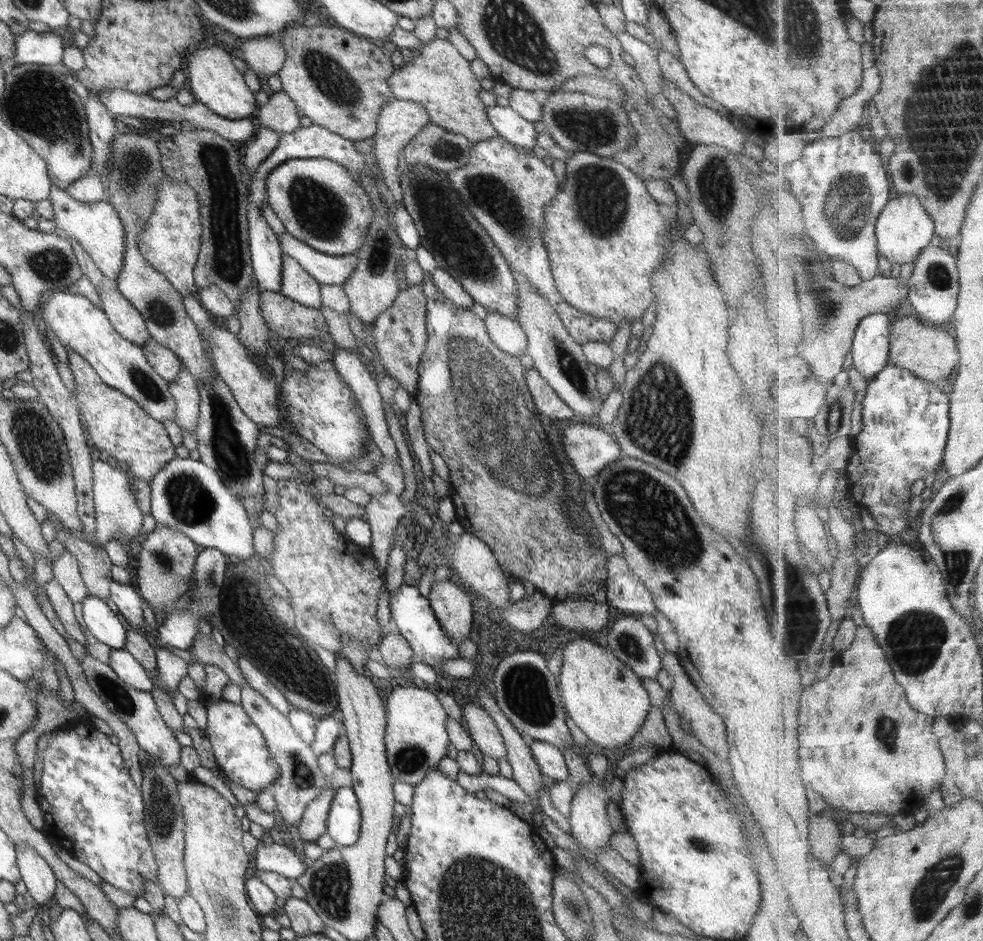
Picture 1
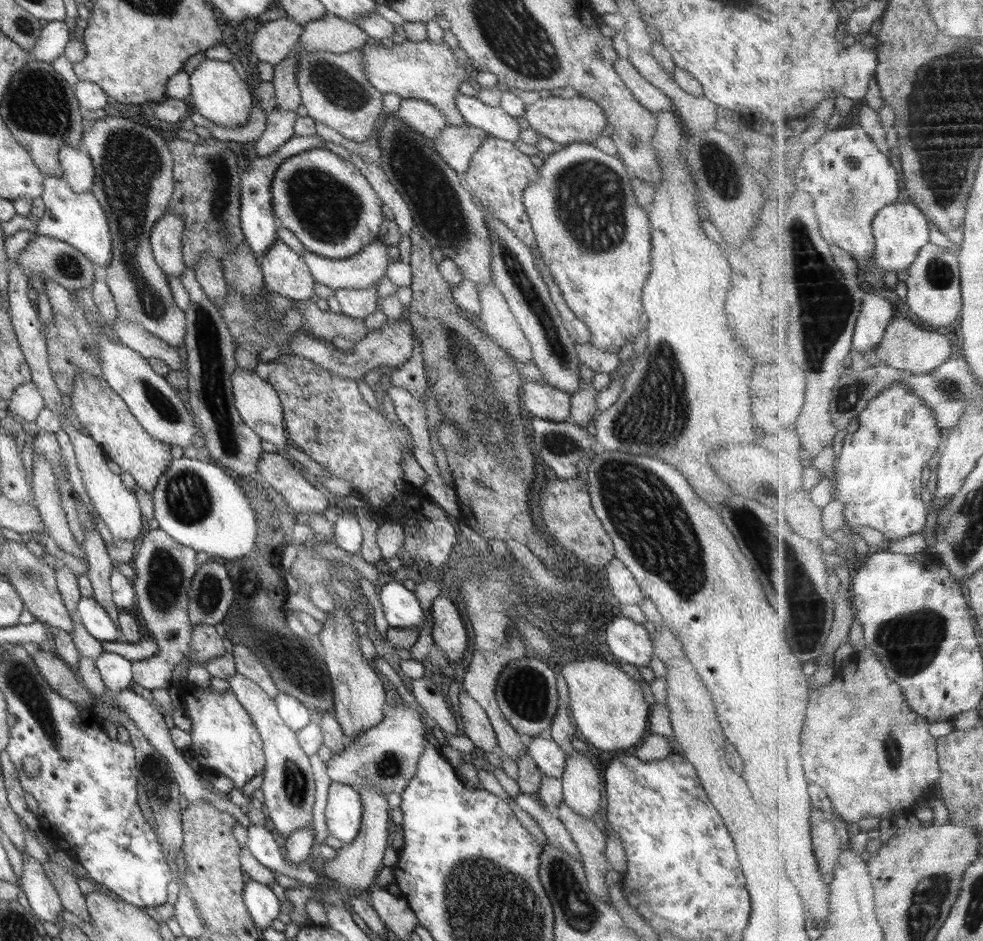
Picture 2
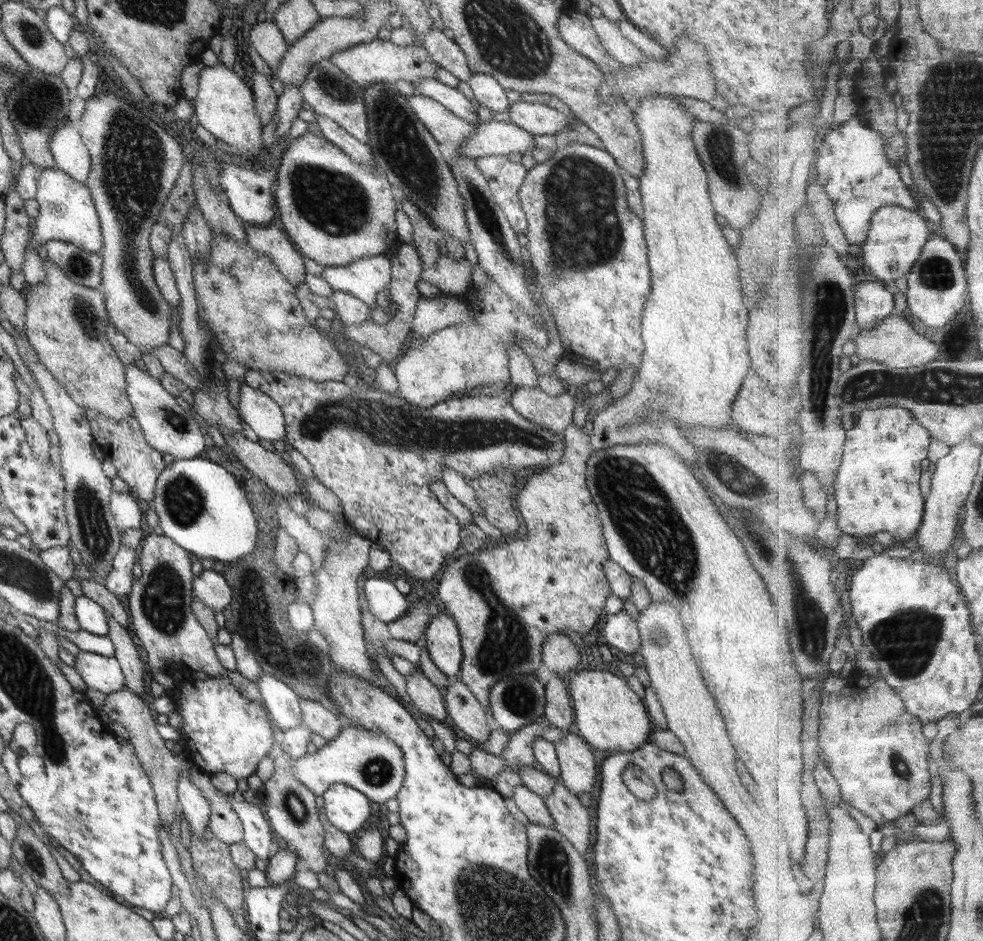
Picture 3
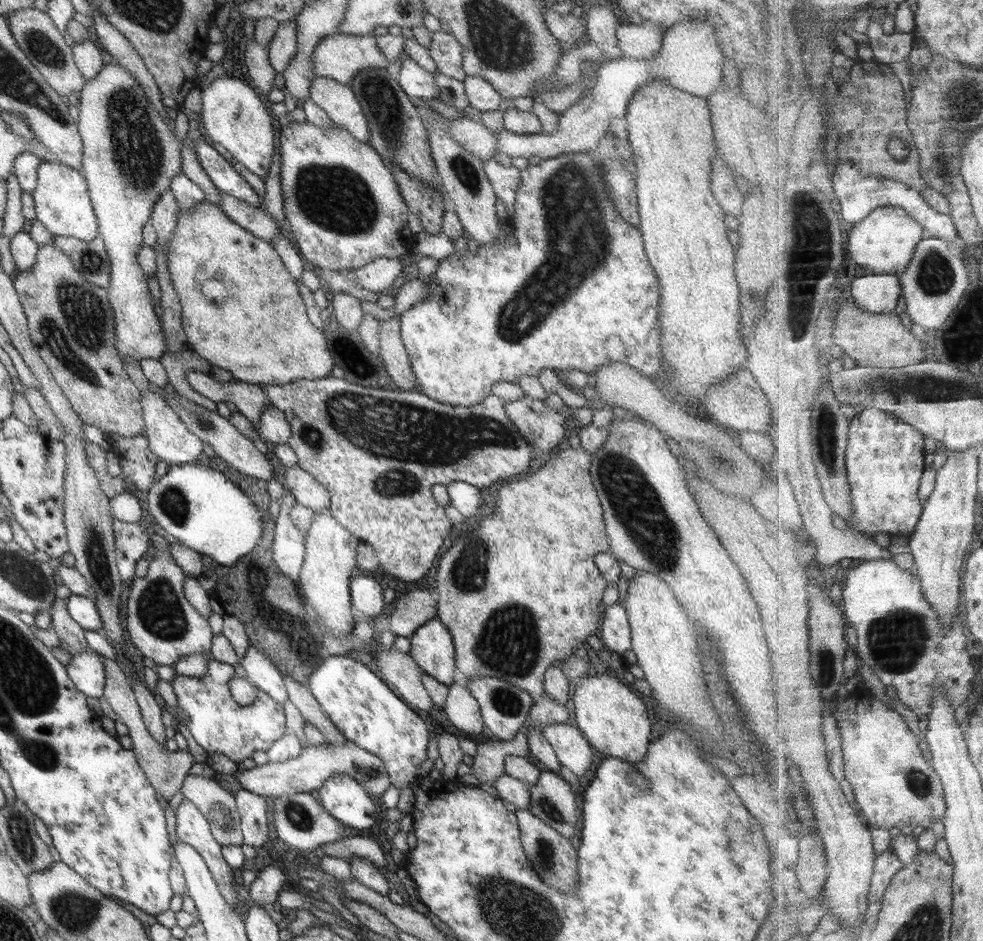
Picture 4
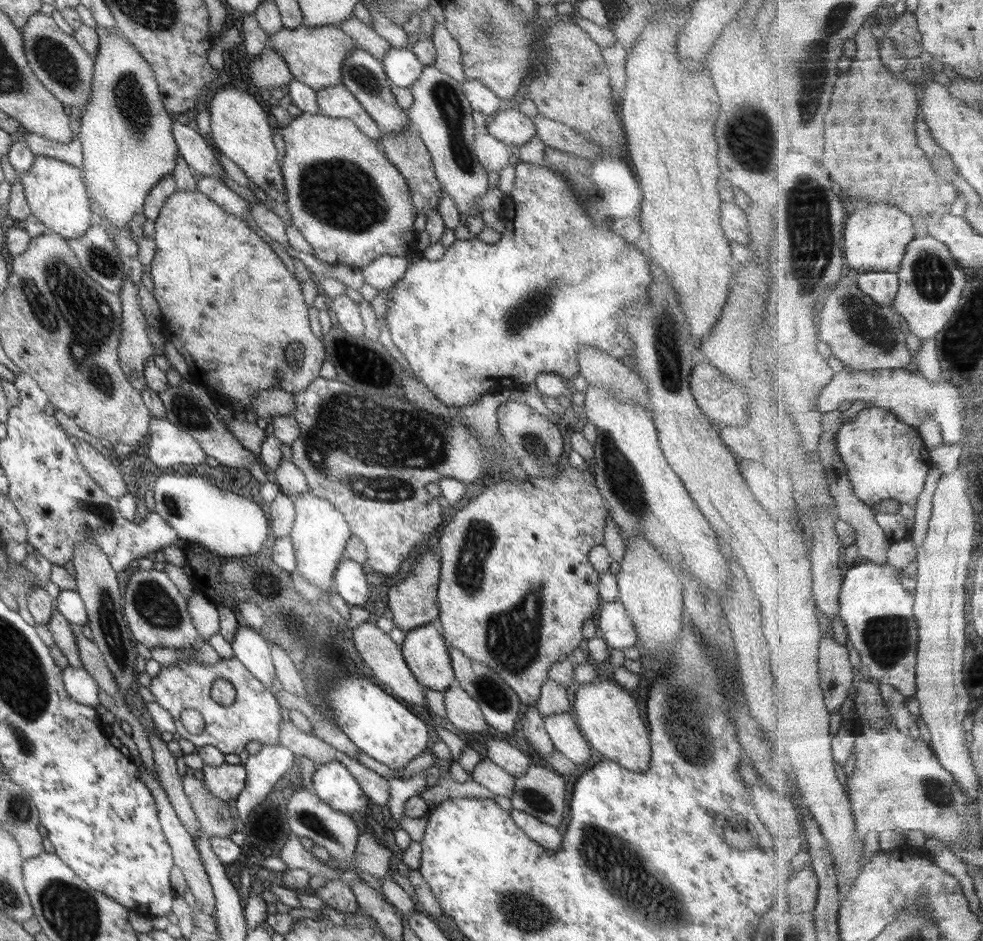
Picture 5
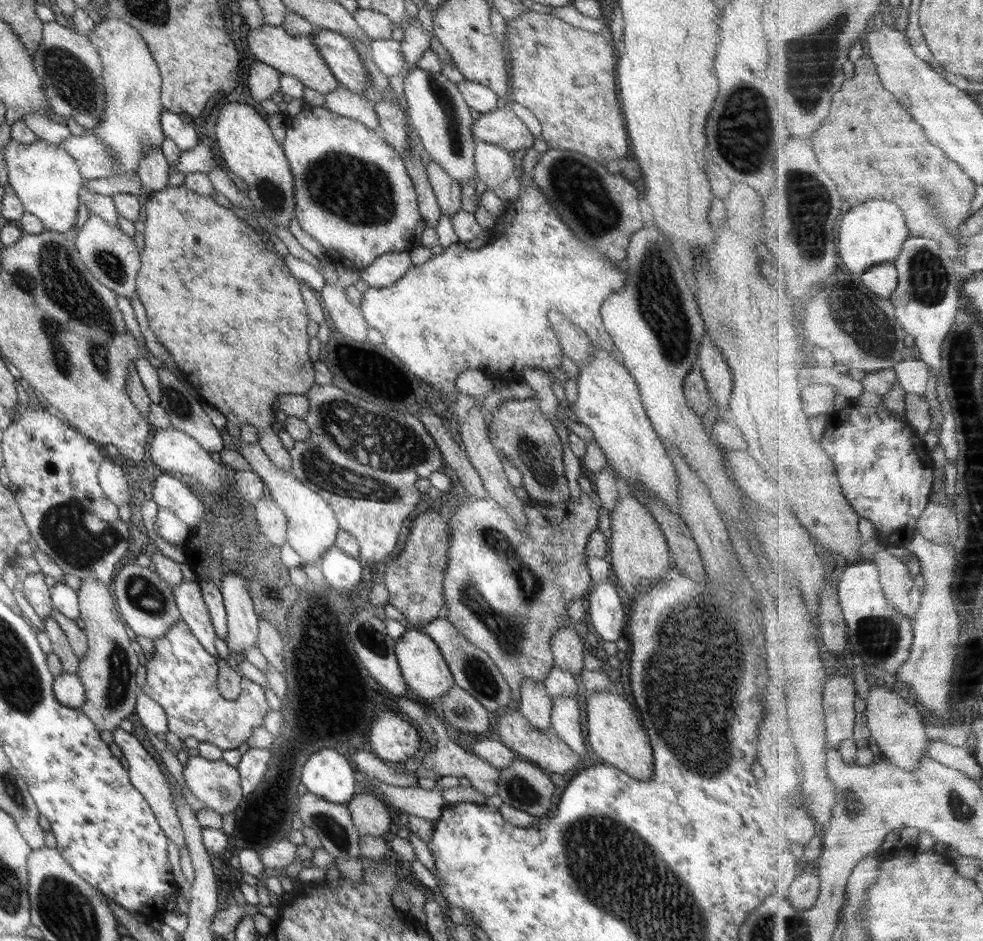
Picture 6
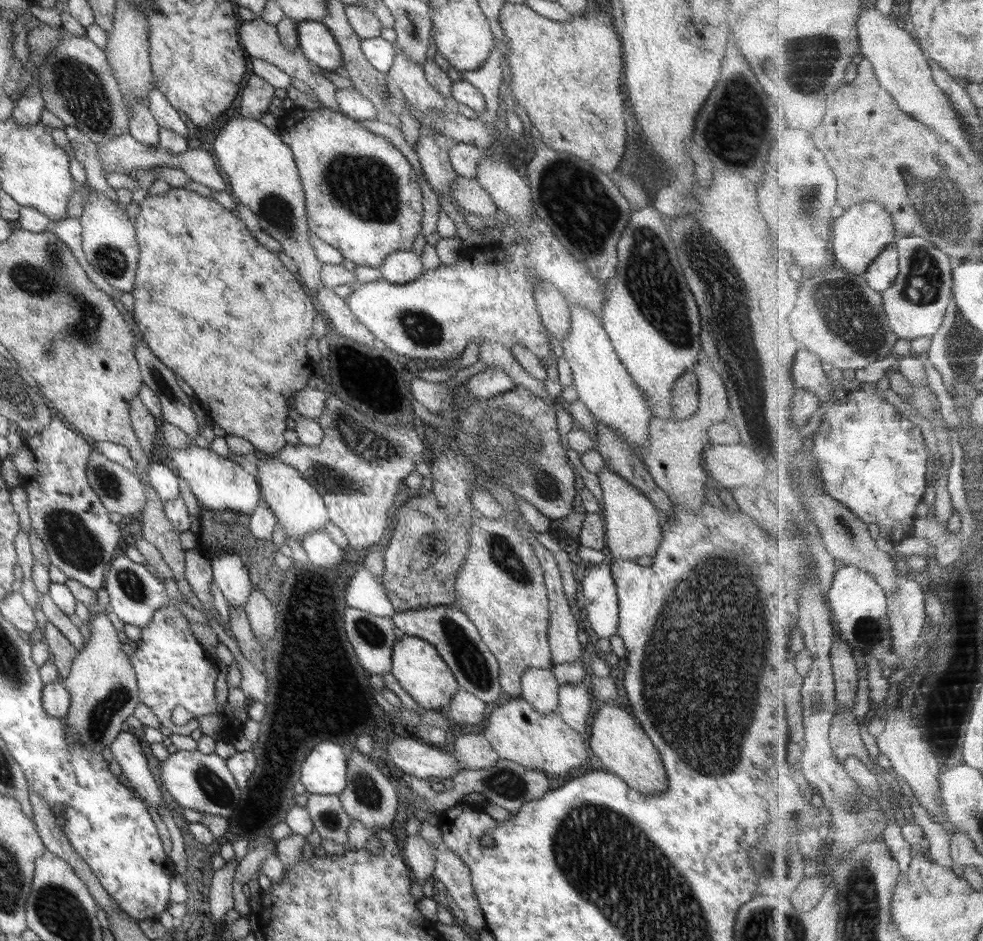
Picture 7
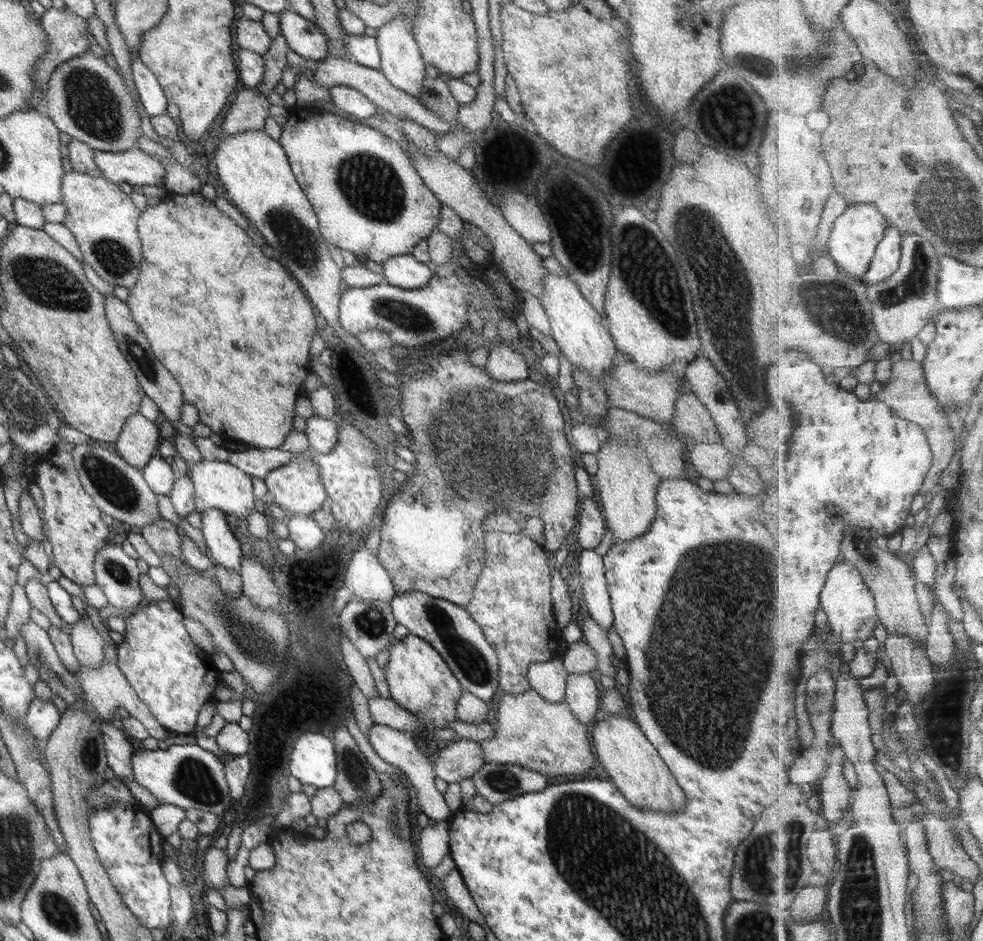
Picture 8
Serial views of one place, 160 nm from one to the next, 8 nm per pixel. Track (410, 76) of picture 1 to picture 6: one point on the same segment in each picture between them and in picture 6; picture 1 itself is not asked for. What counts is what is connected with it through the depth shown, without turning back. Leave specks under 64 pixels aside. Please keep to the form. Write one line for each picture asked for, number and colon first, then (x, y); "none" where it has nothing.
2: (426, 71)
3: (379, 60)
4: (338, 56)
5: (314, 56)
6: (297, 57)

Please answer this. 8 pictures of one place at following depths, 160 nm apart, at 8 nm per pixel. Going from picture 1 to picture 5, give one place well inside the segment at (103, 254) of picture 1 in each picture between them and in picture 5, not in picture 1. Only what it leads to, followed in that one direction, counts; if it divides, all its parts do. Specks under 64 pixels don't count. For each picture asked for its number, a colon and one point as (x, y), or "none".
2: (75, 218)
3: (66, 213)
4: (61, 202)
5: (54, 190)

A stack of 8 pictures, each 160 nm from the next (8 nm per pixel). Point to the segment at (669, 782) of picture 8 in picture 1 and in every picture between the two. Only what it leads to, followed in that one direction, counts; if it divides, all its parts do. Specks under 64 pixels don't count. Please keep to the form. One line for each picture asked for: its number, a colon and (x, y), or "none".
1: (605, 699)
2: (606, 706)
3: (609, 716)
4: (611, 718)
5: (608, 717)
6: (614, 734)
7: (617, 739)

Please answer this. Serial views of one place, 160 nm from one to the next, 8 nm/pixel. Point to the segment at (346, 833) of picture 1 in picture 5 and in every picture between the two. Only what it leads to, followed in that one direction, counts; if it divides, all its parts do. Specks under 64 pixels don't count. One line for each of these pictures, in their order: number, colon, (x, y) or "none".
2: (342, 812)
3: (346, 809)
4: (345, 800)
5: (332, 783)

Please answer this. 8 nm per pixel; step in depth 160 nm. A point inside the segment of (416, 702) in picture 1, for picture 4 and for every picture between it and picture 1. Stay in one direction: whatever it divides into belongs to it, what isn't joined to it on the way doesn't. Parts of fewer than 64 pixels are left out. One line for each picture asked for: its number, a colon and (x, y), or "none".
2: (384, 756)
3: (366, 761)
4: (305, 772)

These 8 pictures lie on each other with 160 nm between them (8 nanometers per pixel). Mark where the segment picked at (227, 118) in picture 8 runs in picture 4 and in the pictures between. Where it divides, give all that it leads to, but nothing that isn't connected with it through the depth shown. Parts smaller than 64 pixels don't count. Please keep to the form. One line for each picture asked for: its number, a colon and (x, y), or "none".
4: (282, 48)
5: (267, 71)
6: (262, 81)
7: (255, 98)

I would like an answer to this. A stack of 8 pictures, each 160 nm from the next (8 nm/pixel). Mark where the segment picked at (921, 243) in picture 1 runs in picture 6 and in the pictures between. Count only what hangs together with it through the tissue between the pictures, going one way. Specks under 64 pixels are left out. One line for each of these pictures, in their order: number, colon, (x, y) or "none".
2: (902, 230)
3: (896, 239)
4: (886, 241)
5: (876, 238)
6: (872, 233)

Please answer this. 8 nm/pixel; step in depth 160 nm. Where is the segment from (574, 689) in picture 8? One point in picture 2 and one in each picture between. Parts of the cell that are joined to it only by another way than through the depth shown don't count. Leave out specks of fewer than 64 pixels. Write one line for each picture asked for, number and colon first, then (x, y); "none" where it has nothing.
2: (581, 790)
3: (577, 770)
4: (573, 752)
5: (562, 729)
6: (564, 717)
7: (573, 701)

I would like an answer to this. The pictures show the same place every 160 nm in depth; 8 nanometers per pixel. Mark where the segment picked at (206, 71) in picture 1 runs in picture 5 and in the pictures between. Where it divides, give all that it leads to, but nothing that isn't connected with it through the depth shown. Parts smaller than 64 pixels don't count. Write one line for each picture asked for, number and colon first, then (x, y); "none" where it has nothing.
2: (219, 95)
3: (224, 106)
4: (232, 116)
5: (239, 130)

